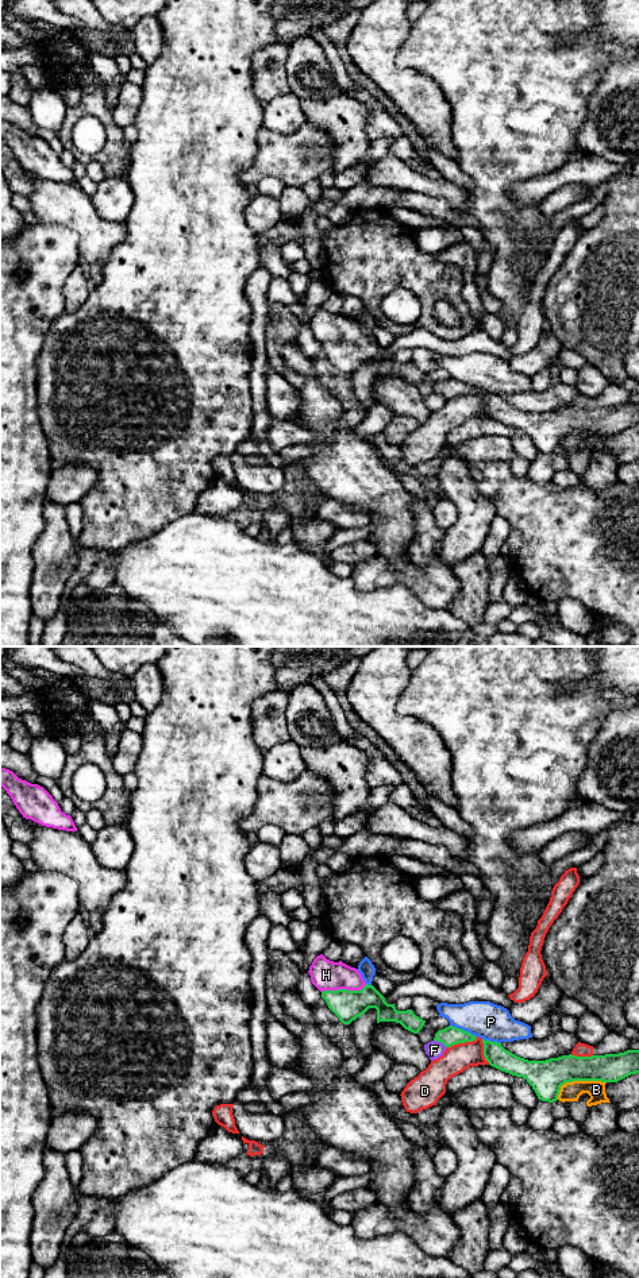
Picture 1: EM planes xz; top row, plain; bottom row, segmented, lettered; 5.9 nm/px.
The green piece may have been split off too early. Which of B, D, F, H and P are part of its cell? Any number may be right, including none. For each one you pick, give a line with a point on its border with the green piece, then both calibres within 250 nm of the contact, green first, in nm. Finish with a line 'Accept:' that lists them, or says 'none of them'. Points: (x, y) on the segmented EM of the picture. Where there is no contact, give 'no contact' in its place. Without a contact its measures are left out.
H: meets green in xz at (343, 989); 180 nm thick on the green side, 180 nm on the other
Accept: H

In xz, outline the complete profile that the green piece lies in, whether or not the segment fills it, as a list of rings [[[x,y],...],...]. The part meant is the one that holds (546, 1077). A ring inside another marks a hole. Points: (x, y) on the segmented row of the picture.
[[[482,1039],[484,1057],[490,1066],[523,1077],[542,1101],[558,1100],[561,1086],[573,1081],[617,1082],[639,1073],[639,1050],[619,1054],[577,1057],[562,1055],[528,1061],[505,1050],[501,1043]]]

